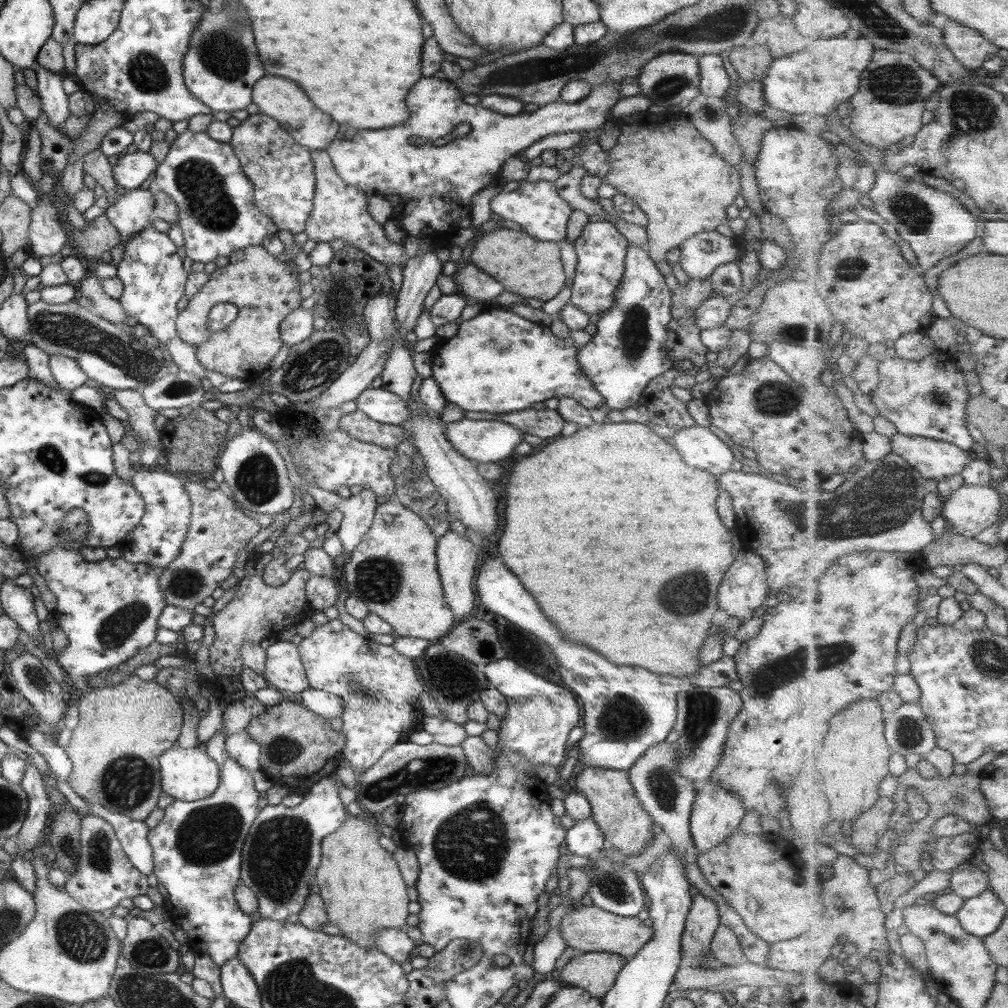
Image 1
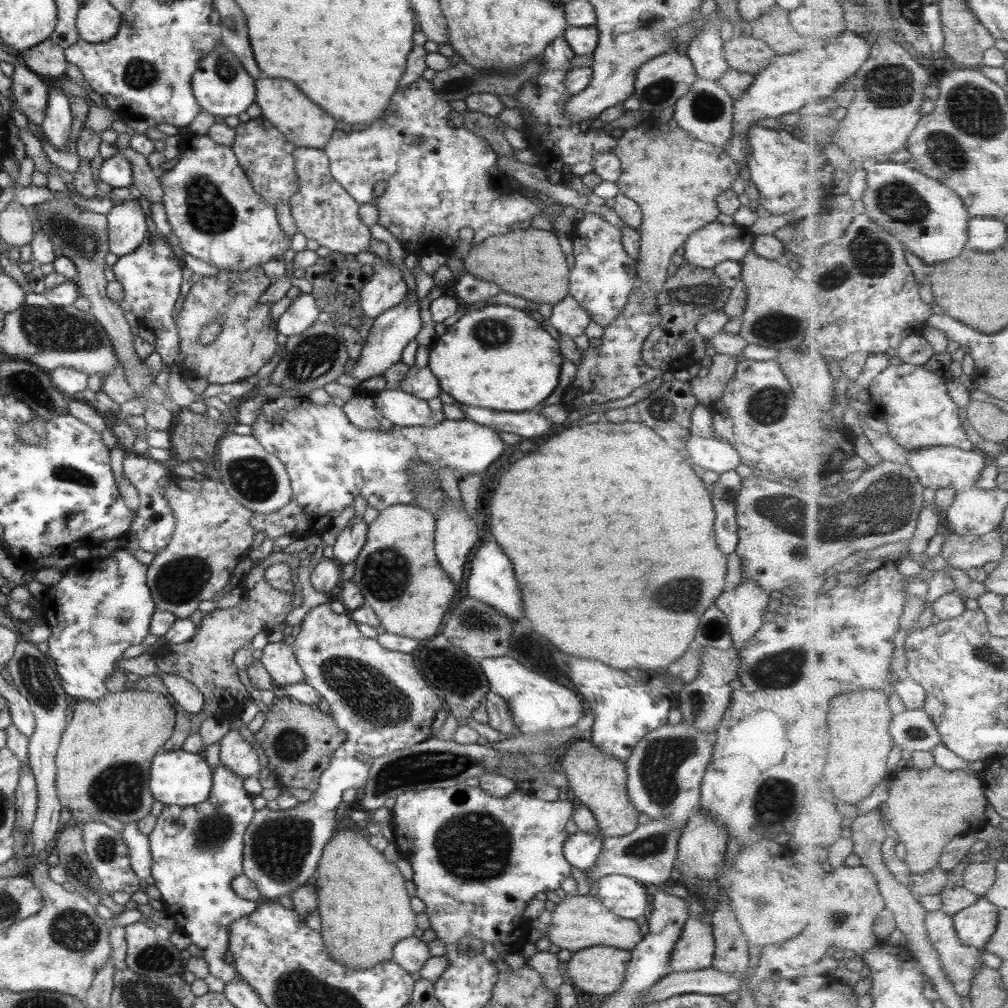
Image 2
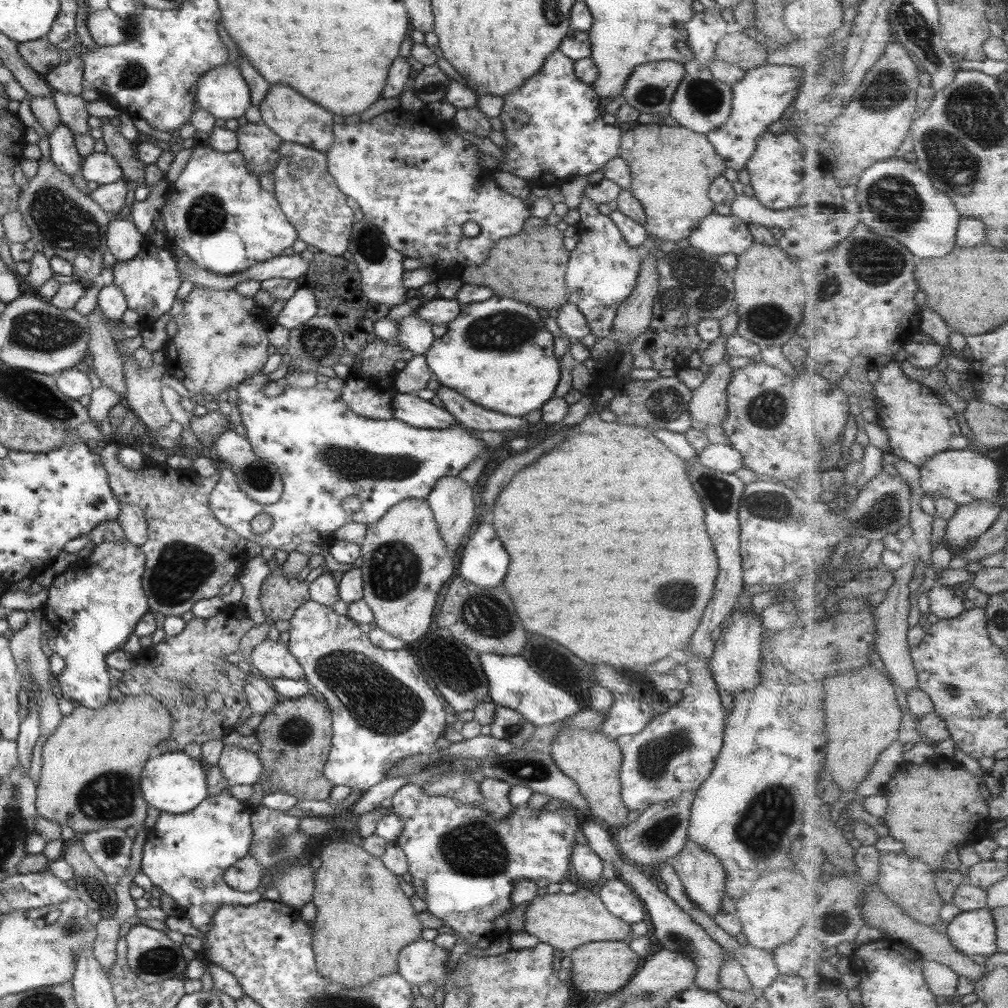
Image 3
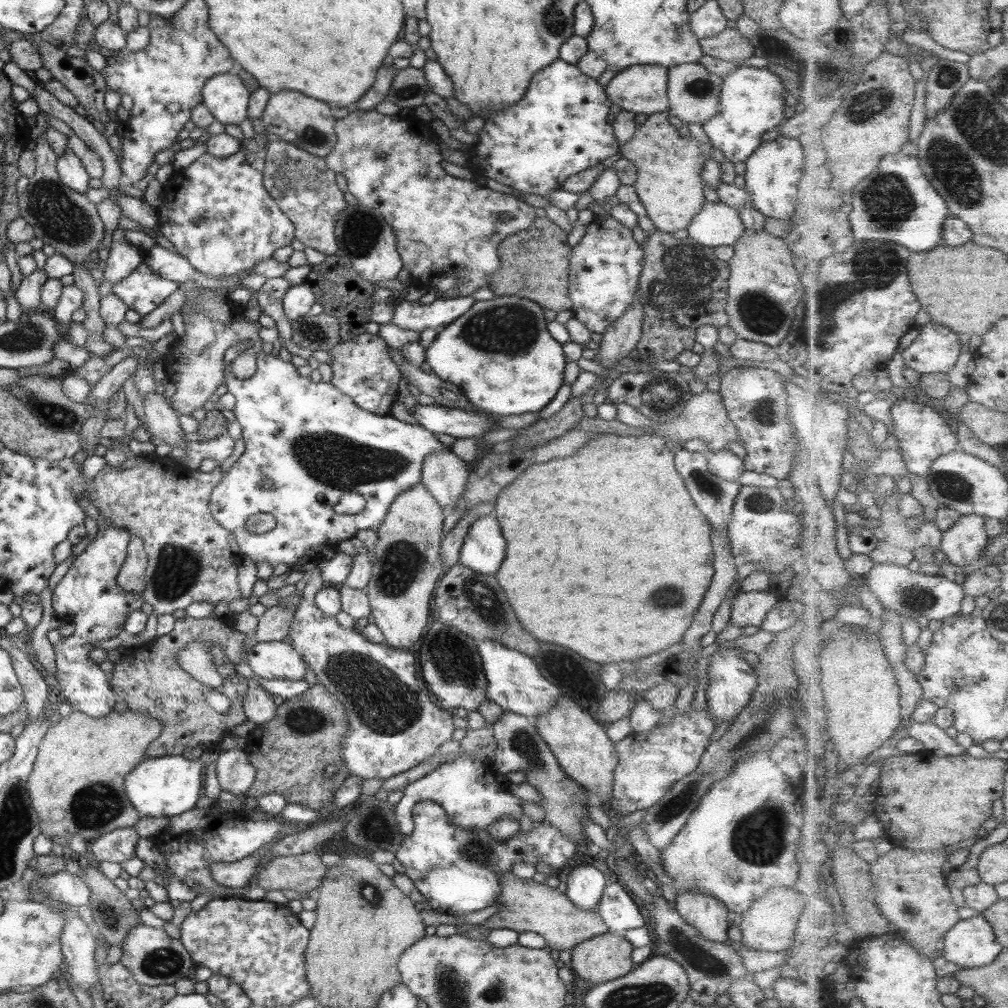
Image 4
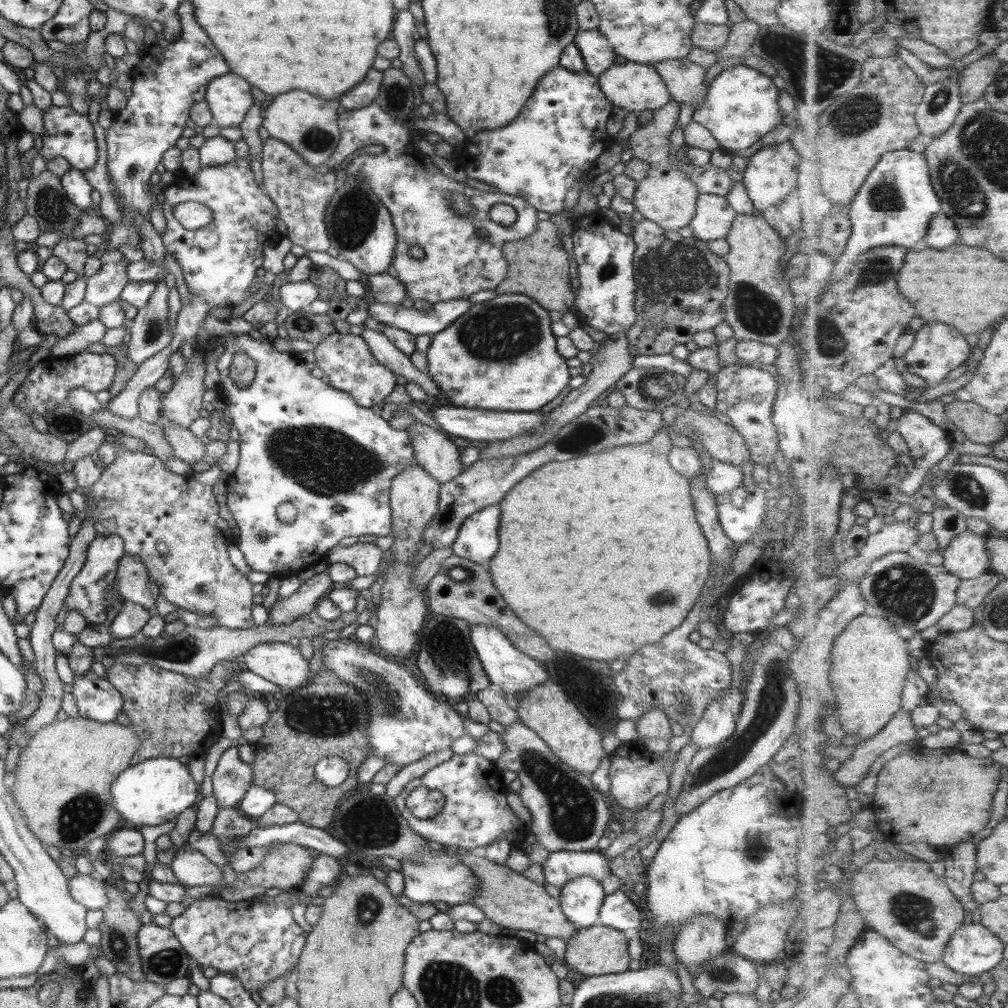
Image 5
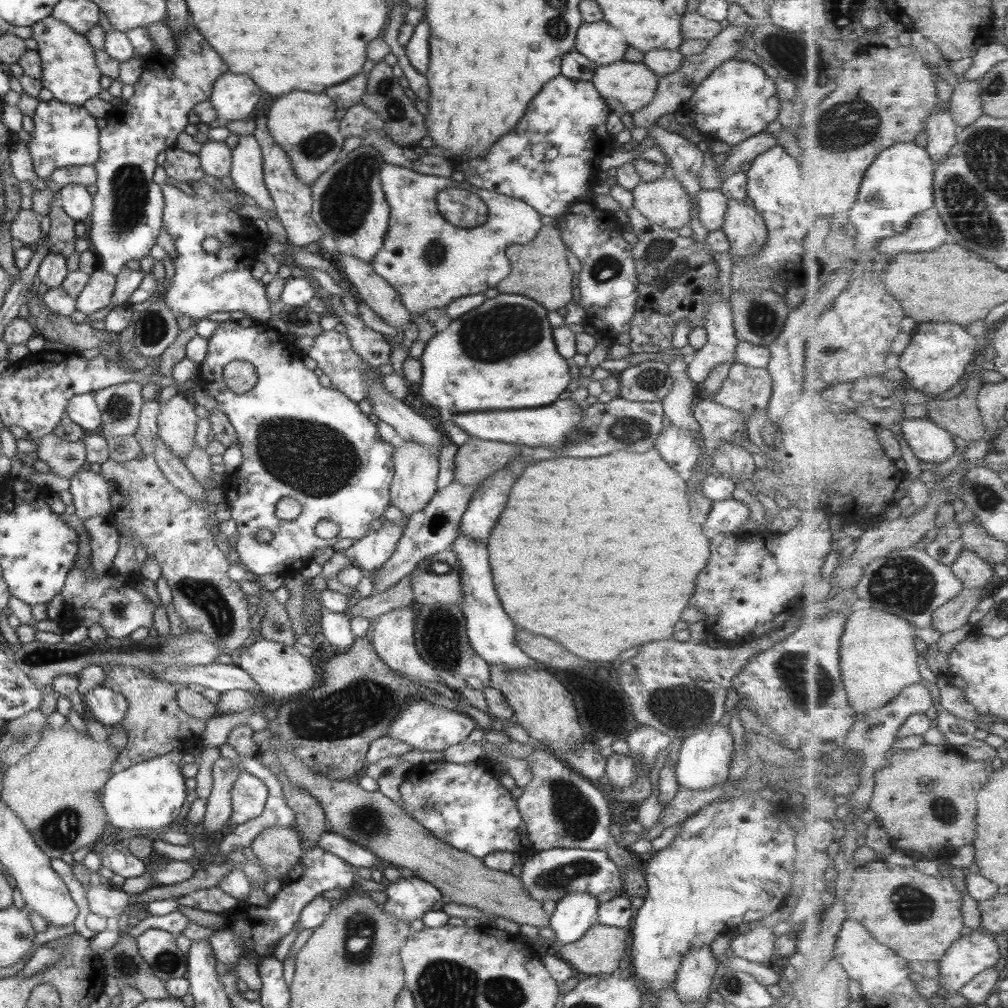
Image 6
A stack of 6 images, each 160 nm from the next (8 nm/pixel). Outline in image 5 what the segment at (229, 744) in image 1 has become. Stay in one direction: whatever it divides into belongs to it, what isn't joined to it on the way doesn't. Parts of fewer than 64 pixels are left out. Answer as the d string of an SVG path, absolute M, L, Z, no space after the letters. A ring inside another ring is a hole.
M235 746L225 750L211 774L212 795L218 808L236 808L242 794L252 783L251 765L239 759Z

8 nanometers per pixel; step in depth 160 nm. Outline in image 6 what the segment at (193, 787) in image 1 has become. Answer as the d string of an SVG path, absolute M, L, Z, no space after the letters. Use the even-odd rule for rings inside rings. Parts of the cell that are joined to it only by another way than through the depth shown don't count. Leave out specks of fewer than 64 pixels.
M175 749L168 754L113 771L100 792L100 803L109 824L122 830L154 831L177 821L186 796L184 776L178 767L183 753Z

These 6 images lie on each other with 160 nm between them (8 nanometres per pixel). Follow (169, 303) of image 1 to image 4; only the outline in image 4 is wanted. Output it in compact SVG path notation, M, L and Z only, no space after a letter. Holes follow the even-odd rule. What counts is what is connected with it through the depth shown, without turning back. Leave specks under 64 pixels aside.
M141 262L129 276L113 285L112 293L141 317L157 308L173 291L178 289L176 283L159 278Z

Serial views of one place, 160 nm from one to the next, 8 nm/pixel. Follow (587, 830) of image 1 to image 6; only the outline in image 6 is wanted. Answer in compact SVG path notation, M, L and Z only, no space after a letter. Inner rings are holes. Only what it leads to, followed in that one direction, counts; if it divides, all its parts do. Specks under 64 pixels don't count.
M574 892L557 901L555 910L549 915L548 926L553 930L553 936L558 944L571 944L579 940L585 931L595 925L598 904L595 899L586 892Z

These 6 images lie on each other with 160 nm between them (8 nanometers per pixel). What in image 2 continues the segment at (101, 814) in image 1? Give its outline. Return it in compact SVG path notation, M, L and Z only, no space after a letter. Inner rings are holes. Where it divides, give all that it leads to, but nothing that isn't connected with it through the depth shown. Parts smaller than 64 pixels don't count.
M135 822L123 824L122 841L127 845L129 864L135 876L144 885L150 881L150 850L148 838L141 834Z

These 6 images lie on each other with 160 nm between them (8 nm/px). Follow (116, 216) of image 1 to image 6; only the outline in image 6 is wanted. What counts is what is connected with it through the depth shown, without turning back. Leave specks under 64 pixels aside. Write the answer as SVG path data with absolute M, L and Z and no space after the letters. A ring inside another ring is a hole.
M98 267L90 274L83 290L74 298L75 308L83 314L97 312L110 303L115 285L115 276L101 271Z

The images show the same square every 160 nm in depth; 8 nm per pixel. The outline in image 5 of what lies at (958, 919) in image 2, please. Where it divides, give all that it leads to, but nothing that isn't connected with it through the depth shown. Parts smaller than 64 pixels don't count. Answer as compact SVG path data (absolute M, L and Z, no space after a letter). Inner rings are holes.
M977 919L954 933L944 952L945 964L961 974L986 974L1003 961L1005 943Z

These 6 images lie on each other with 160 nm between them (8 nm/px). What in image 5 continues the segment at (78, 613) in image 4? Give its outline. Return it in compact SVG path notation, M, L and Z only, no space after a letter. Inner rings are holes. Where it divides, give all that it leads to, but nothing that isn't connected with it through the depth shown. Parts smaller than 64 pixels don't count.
M116 534L96 535L87 545L85 562L69 585L63 608L79 612L87 626L107 624L110 614L105 613L105 608L109 604L104 601L104 592L107 586L112 584L118 570L119 557L123 555L123 541ZM92 673L73 675L73 685L68 688L76 702L78 716L105 724L115 720L122 712L122 698L113 686Z

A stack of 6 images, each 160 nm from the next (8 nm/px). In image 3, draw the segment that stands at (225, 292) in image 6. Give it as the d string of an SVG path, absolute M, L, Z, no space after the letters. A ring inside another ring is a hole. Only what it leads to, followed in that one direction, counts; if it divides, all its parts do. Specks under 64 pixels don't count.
M196 143L191 148L191 156L185 168L170 185L169 202L158 215L165 228L163 234L175 247L183 250L185 256L191 258L198 268L218 275L239 274L253 264L289 252L297 240L296 230L279 210L274 196L261 189L258 178L253 178L253 174L245 168L245 158L236 150L219 153L209 146L203 148Z

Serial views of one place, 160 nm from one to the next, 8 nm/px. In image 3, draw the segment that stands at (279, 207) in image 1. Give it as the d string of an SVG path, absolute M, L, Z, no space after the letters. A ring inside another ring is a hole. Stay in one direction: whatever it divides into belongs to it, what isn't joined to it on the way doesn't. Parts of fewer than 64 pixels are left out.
M247 123L238 126L236 131L236 151L245 158L245 168L253 174L253 178L259 178L264 172L273 172L277 162L277 148L281 144L273 131L267 129L265 123Z

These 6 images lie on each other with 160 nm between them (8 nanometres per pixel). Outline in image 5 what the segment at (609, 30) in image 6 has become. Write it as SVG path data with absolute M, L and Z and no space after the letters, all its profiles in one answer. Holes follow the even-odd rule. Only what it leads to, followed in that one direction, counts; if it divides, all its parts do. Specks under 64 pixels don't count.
M597 30L577 31L572 42L581 53L586 72L598 76L613 65L615 54L610 44Z

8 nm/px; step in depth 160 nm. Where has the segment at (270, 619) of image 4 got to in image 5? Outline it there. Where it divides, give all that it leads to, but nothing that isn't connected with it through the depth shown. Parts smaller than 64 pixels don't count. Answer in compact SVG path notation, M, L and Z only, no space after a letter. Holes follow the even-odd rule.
M318 568L317 572L300 584L286 599L275 601L271 606L271 626L288 625L305 613L311 612L316 603L334 587L328 572Z

